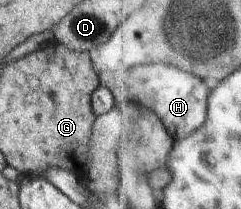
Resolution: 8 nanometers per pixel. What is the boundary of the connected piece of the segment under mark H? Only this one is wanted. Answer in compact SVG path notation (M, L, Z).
M164 63L145 64L132 71L120 71L113 73L102 73L98 77L98 85L111 92L114 104L120 105L137 104L142 108L150 109L166 125L168 133L174 139L186 139L186 135L192 135L202 123L207 121L209 109L208 87L204 81L196 75L190 75L188 71L176 69Z

